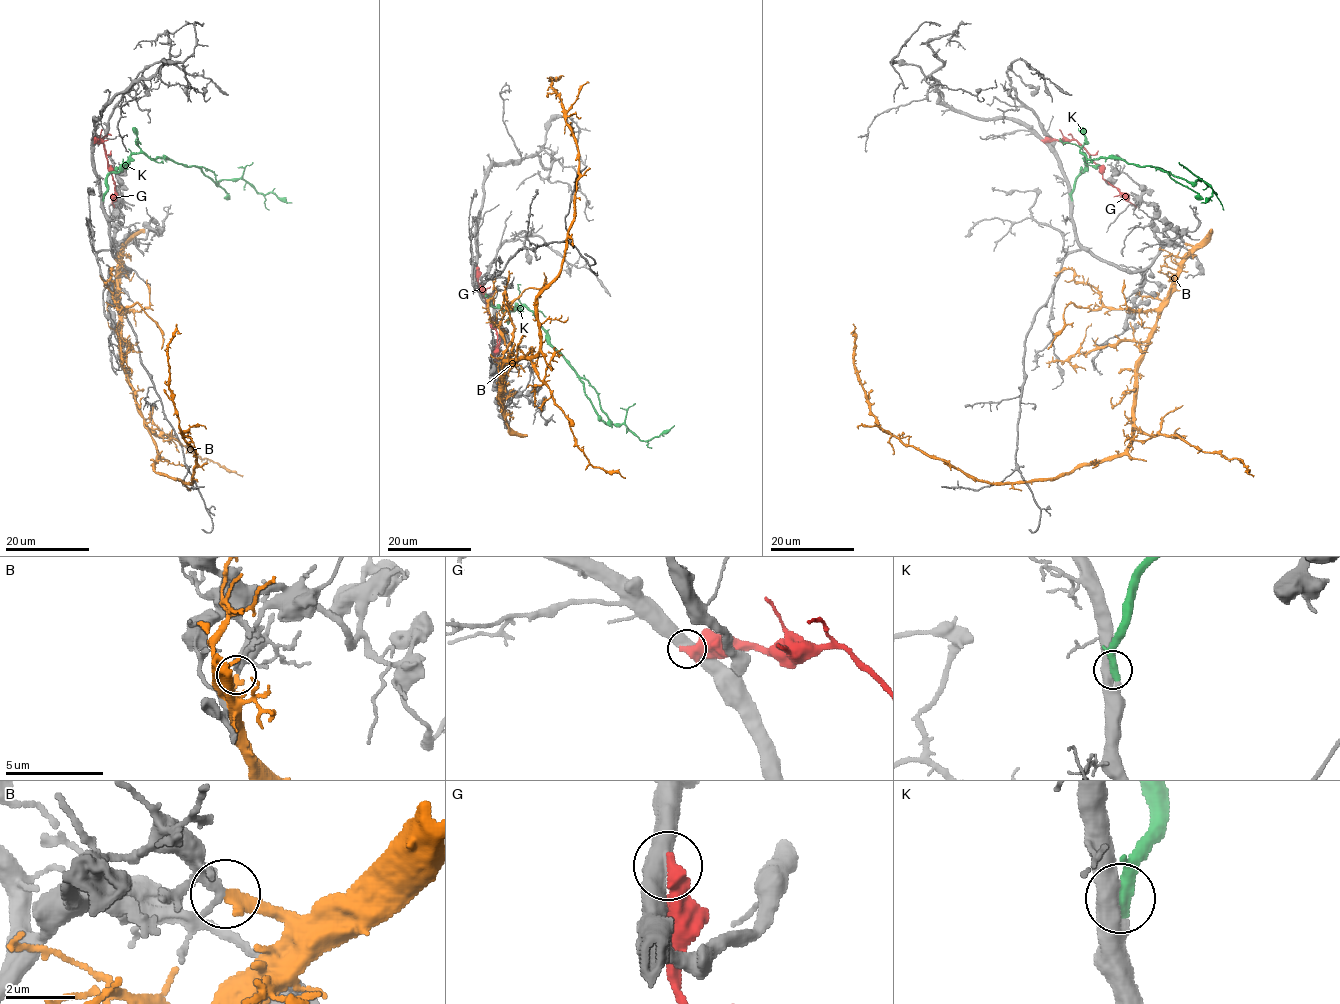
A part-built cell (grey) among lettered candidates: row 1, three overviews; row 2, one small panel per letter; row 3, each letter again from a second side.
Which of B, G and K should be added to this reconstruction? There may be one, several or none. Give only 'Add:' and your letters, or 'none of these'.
Add: K

